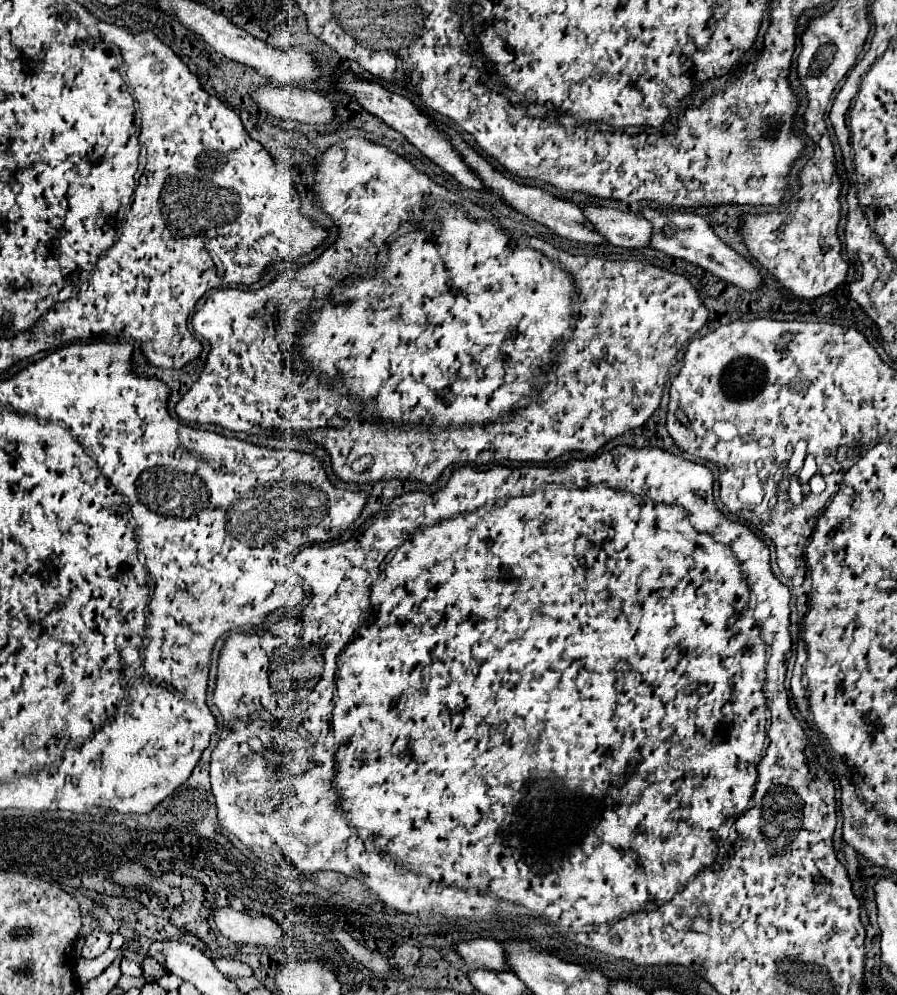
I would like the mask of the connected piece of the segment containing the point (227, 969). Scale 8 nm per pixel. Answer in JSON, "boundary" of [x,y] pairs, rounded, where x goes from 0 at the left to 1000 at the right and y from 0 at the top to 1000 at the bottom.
{"boundary":[[[244,963],[244,965],[237,965],[240,971],[246,975],[246,979],[251,979],[253,983],[275,983],[282,979],[280,971],[275,971],[273,967],[269,965],[253,965],[253,963]]]}

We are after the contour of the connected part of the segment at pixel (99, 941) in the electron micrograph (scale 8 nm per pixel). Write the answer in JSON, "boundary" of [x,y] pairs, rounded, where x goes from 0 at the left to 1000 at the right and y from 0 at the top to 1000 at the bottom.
{"boundary":[[[106,937],[106,939],[97,941],[95,943],[95,951],[90,955],[93,963],[108,963],[108,961],[113,961],[122,953],[122,947],[124,947],[124,941],[117,939],[117,937]]]}

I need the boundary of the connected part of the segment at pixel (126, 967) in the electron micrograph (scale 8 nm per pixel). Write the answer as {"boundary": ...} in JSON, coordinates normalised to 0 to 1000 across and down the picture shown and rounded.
{"boundary":[[[137,963],[137,965],[135,965],[135,977],[137,977],[137,979],[146,979],[146,981],[155,981],[155,979],[159,979],[159,973],[157,973],[157,967]]]}

